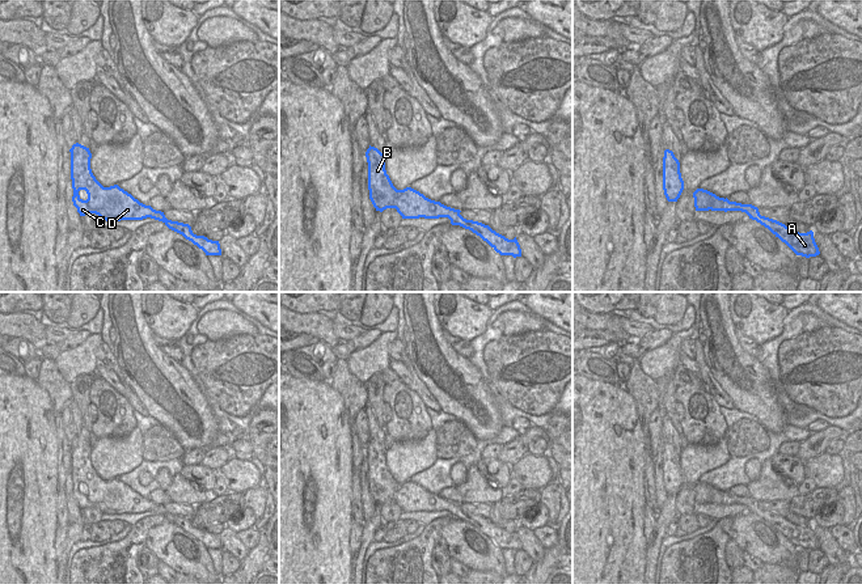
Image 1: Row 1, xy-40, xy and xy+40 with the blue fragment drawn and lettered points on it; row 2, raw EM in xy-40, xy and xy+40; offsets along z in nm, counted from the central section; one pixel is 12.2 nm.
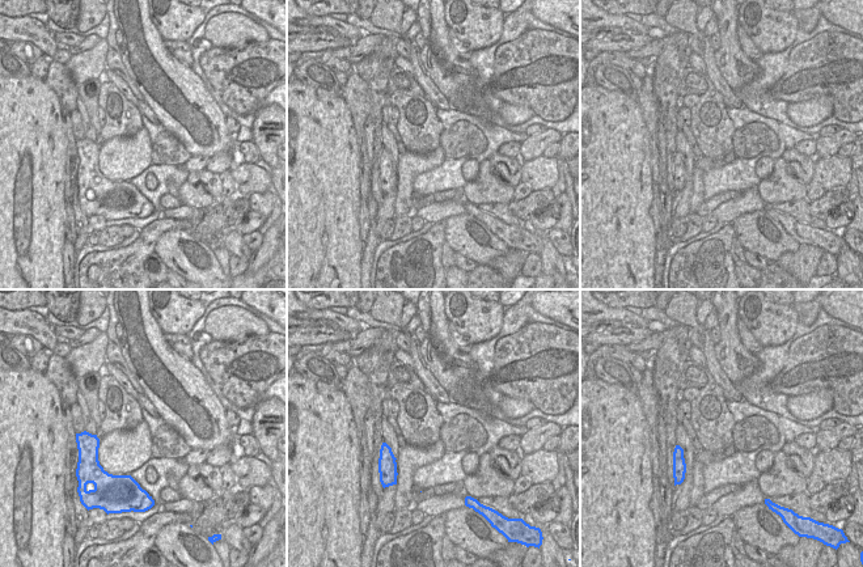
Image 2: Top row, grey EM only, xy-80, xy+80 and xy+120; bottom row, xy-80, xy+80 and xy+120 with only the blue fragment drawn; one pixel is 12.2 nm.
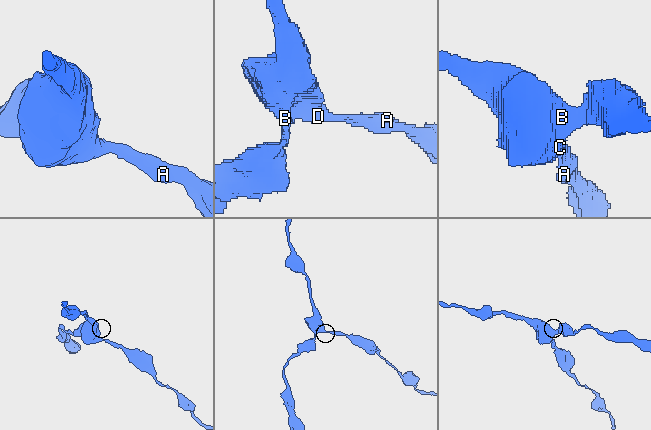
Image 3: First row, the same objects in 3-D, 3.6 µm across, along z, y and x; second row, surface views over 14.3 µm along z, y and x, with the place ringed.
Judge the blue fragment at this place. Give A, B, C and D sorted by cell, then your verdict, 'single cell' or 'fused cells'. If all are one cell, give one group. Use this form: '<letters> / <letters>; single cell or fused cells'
A B C D; single cell

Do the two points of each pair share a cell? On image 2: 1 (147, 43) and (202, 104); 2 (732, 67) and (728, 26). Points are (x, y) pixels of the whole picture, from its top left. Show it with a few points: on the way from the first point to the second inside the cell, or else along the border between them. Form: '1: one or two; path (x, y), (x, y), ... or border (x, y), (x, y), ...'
1: one; path (156, 58), (187, 89)
2: one; path (730, 56), (728, 37)

